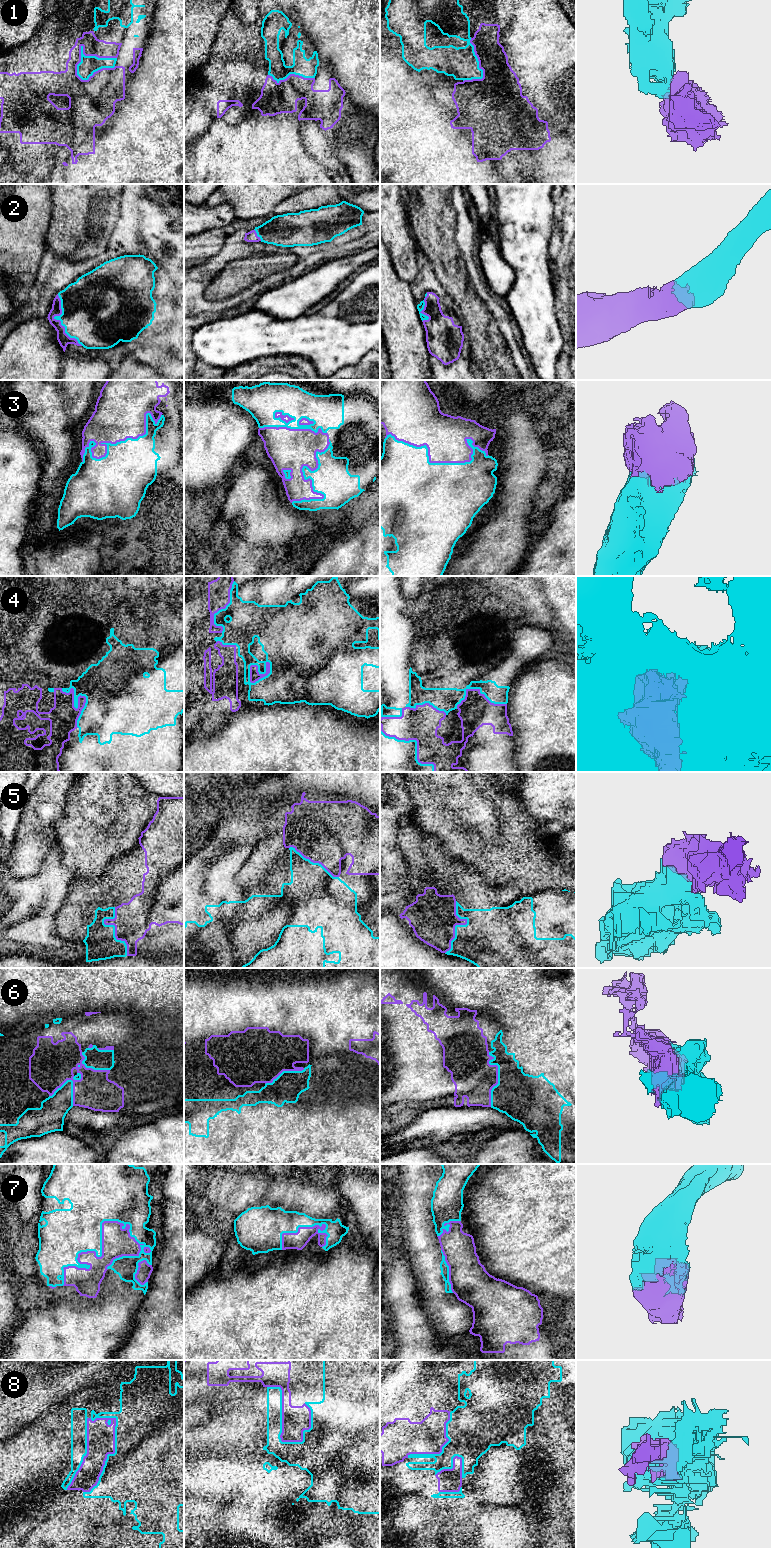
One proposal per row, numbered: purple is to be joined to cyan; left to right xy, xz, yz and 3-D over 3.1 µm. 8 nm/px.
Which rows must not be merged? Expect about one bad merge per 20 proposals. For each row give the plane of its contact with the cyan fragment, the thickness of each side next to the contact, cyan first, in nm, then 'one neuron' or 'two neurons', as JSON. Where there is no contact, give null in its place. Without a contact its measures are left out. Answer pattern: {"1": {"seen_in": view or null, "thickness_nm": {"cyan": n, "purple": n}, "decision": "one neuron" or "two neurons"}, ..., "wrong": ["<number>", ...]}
{"1": {"seen_in": "xy", "thickness_nm": {"cyan": 140, "purple": 220}, "decision": "one neuron"}, "2": {"seen_in": "xy", "thickness_nm": {"cyan": 440, "purple": 90}, "decision": "one neuron"}, "3": {"seen_in": "xy", "thickness_nm": {"cyan": 420, "purple": 400}, "decision": "one neuron"}, "4": {"seen_in": "xy", "thickness_nm": {"cyan": 360, "purple": 220}, "decision": "two neurons"}, "5": {"seen_in": "xy", "thickness_nm": {"cyan": 260, "purple": 300}, "decision": "one neuron"}, "6": {"seen_in": "xy", "thickness_nm": {"cyan": 200, "purple": 360}, "decision": "one neuron"}, "7": {"seen_in": "xy", "thickness_nm": {"cyan": 340, "purple": 240}, "decision": "one neuron"}, "8": {"seen_in": "xz", "thickness_nm": {"cyan": 140, "purple": 220}, "decision": "one neuron"}, "wrong": ["4"]}

